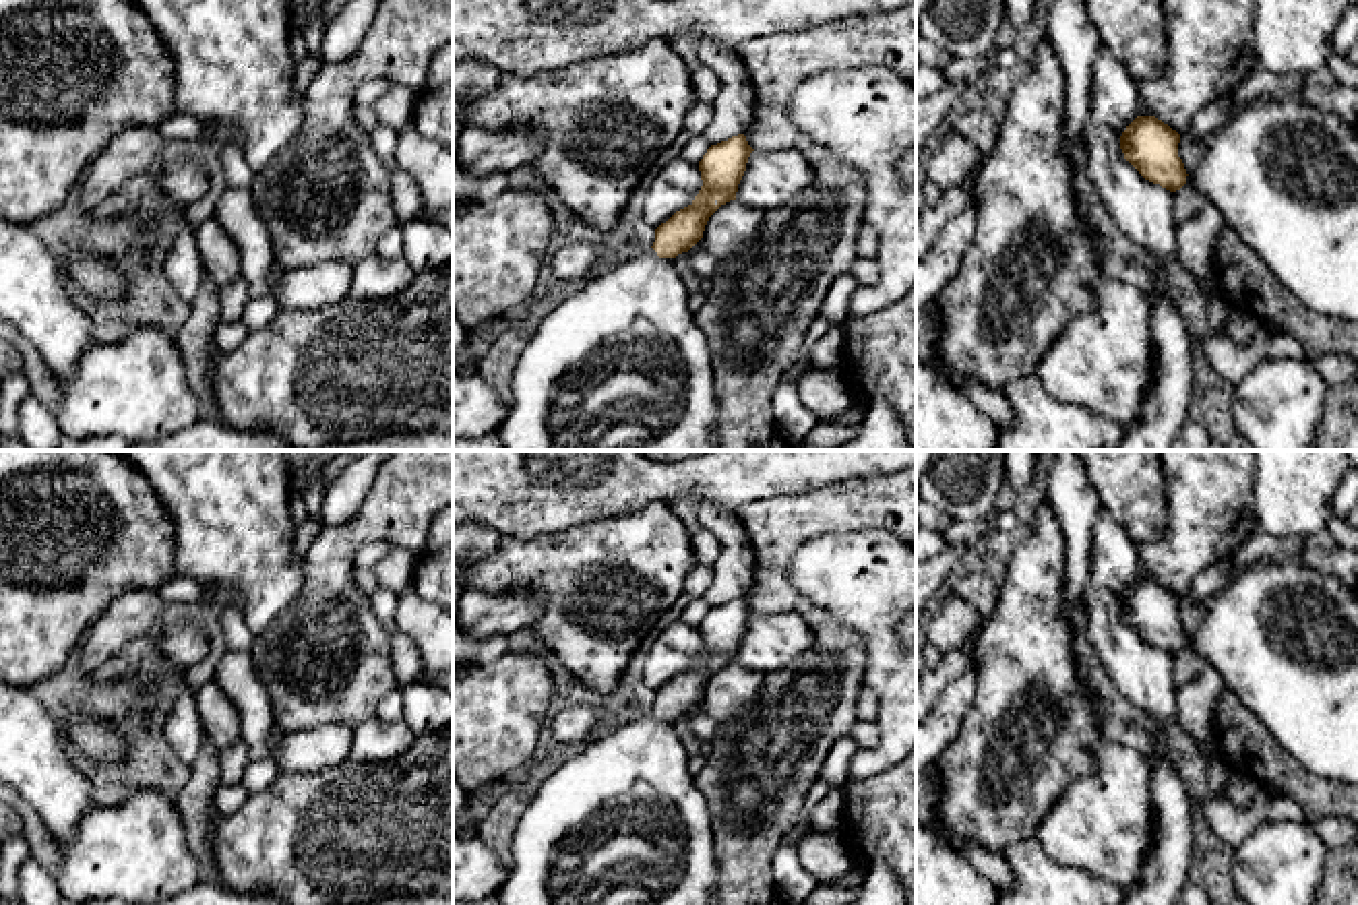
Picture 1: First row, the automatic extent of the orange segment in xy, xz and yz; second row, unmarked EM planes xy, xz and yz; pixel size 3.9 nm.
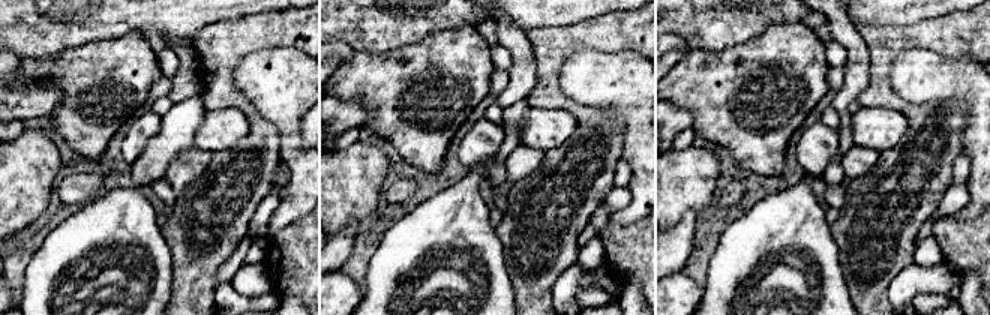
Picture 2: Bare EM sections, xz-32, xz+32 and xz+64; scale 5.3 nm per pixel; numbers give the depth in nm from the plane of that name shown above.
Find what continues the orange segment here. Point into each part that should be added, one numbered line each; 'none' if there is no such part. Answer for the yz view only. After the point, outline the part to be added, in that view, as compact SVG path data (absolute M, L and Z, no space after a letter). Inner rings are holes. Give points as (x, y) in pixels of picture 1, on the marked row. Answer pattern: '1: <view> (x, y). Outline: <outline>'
1: yz (1284, 174). Outline: M1296 89L1284 97L1259 101L1232 114L1207 138L1199 167L1186 176L1205 200L1275 275L1275 279L1308 310L1358 320L1358 132L1333 112L1306 103Z

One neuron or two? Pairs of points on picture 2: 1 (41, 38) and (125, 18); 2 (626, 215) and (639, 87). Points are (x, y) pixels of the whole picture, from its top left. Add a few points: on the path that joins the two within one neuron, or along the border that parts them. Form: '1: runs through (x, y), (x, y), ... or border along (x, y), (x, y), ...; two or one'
1: runs through (62, 26), (72, 24), (78, 18), (104, 18); one
2: runs through (639, 183), (639, 119); one

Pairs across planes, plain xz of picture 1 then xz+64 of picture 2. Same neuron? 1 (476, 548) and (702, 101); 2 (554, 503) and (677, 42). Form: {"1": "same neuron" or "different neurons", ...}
{"1": "different neurons", "2": "different neurons"}

